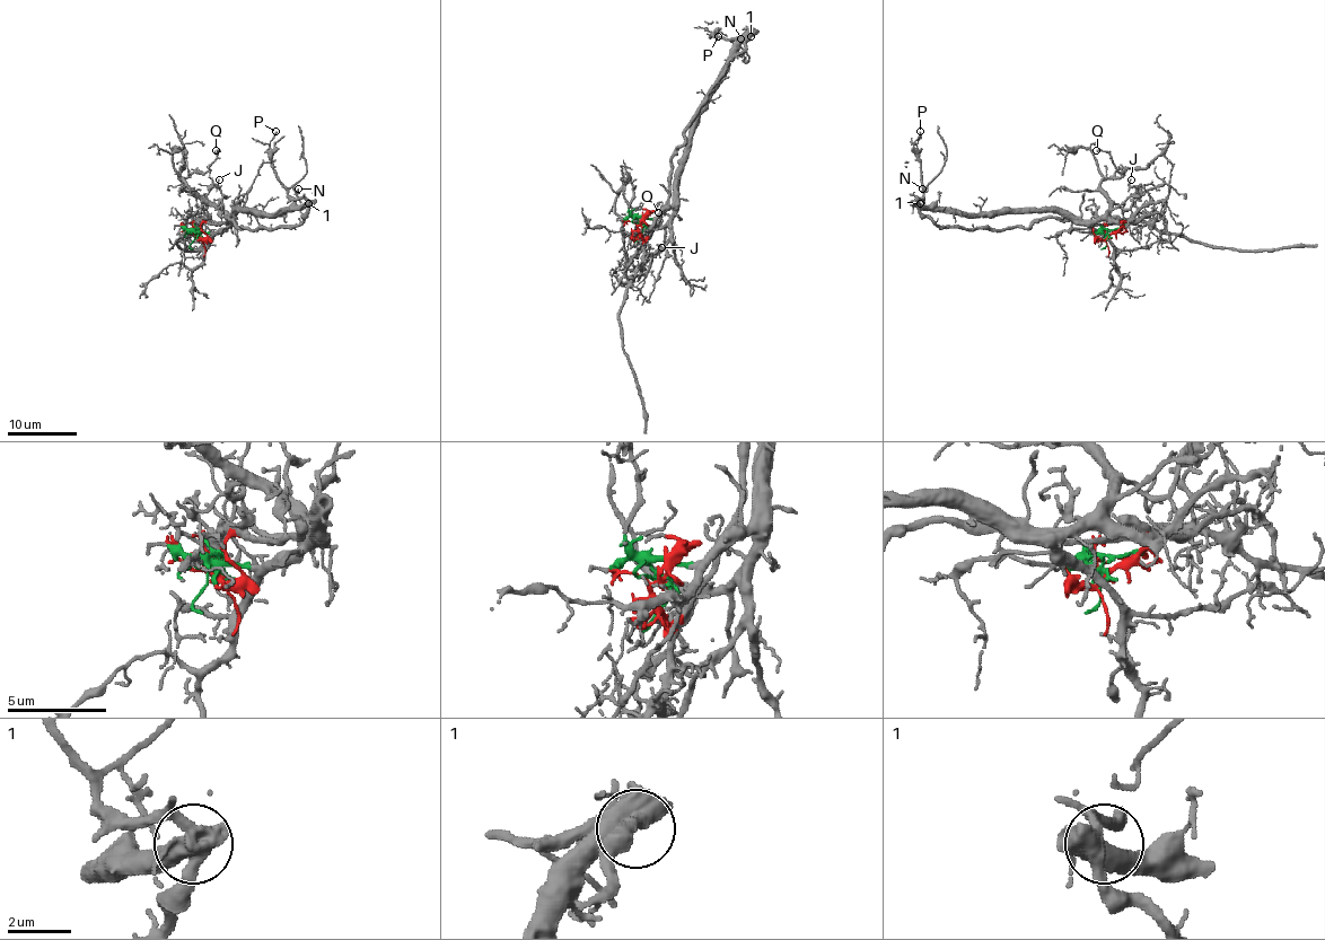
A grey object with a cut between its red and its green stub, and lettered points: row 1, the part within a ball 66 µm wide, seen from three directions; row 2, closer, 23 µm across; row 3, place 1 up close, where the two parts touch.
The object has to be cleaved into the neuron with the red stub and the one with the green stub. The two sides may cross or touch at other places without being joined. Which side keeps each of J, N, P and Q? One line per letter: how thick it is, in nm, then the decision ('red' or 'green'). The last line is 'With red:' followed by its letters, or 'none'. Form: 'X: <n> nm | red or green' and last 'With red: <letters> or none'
J: 110 nm | red
N: 170 nm | red
P: 180 nm | red
Q: 170 nm | green
With red: J, N, P

